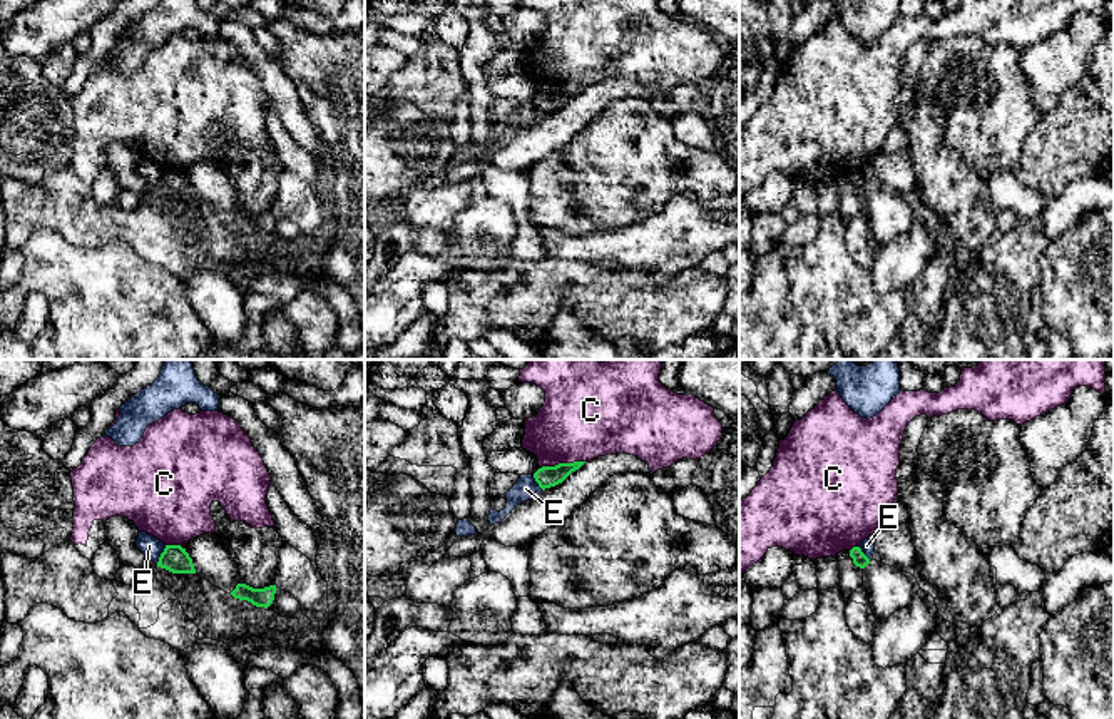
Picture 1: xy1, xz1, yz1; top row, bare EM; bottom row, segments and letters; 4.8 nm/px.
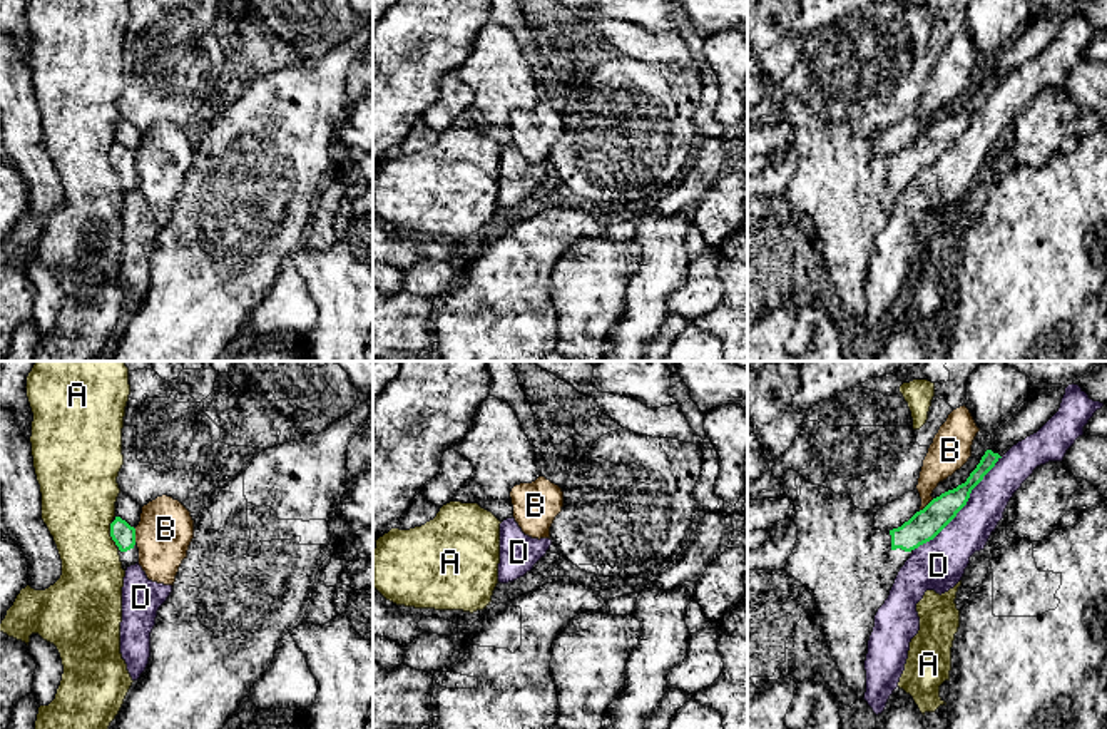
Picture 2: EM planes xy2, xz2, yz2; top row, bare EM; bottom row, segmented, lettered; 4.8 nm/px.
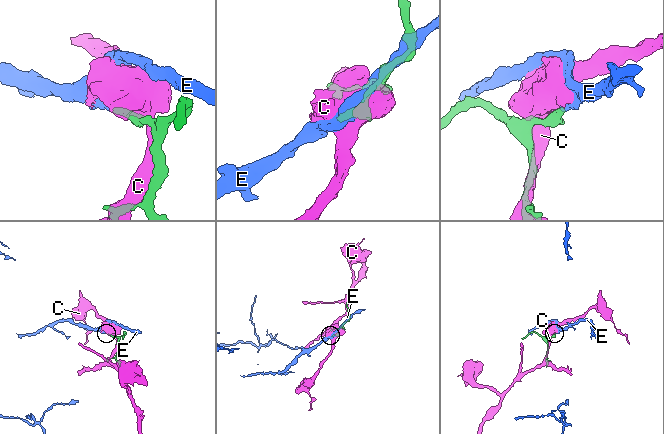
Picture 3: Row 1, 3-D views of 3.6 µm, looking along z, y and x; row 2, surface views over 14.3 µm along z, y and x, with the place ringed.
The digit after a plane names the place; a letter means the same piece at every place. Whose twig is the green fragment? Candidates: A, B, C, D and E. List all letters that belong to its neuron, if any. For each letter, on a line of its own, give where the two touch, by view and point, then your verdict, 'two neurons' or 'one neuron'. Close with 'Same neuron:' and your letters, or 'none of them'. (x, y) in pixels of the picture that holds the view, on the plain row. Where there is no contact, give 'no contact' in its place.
A: xy2 (111, 159) | two neurons
B: xy2 (134, 161) | two neurons
C: xz1 (562, 89) | two neurons
D: yz2 (964, 131) | two neurons
E: xy1 (161, 179) | two neurons
Same neuron: none of them

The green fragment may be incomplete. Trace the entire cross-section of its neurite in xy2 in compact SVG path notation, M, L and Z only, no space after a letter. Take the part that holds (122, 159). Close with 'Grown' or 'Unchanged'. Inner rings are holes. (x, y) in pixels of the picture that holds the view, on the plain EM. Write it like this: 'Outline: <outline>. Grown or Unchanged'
Outline: M114 142L110 149L110 162L119 174L122 194L127 196L130 191L135 191L139 187L135 154L120 142Z. Grown

